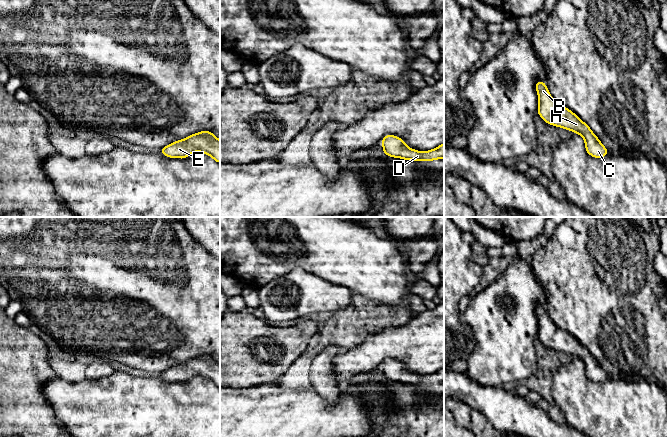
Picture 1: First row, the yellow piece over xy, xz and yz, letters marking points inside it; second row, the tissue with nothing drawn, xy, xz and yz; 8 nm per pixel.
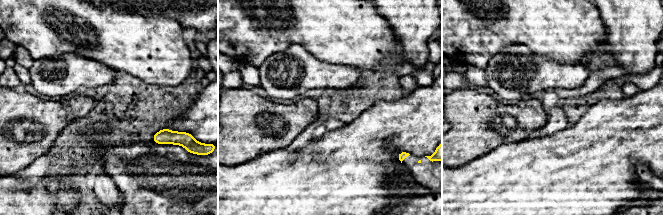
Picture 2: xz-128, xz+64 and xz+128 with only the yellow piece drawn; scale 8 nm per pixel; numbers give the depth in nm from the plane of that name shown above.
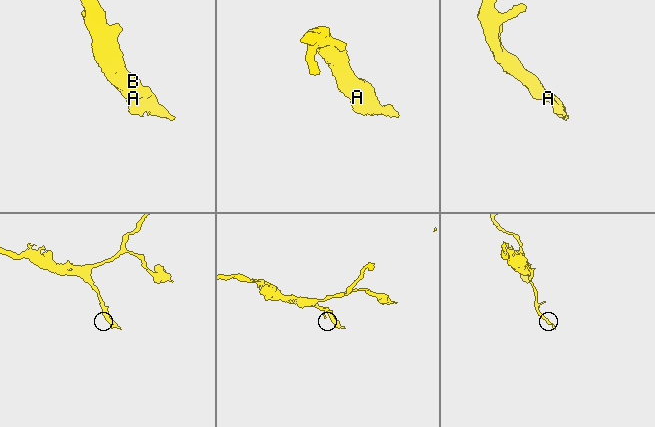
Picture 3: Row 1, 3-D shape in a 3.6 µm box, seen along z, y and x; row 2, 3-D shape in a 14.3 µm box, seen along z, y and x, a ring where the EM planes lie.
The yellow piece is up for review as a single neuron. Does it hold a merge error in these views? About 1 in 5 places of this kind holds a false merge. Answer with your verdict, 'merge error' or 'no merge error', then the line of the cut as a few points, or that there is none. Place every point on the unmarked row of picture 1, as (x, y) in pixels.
no merge error; cut none

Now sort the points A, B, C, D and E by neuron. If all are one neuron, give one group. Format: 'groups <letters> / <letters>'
groups A B C D E

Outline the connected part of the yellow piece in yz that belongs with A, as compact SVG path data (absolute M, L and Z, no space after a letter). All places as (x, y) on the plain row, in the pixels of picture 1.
M537 305L535 312L538 318L537 337L547 348L581 359L584 362L586 376L594 382L602 382L610 377L588 348L584 347L571 334L555 325L543 305Z

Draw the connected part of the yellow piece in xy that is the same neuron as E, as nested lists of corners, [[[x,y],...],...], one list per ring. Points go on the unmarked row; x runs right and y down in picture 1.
[[[201,355],[177,364],[159,374],[164,380],[184,383],[194,376],[202,376],[220,387],[220,364],[210,355]]]

